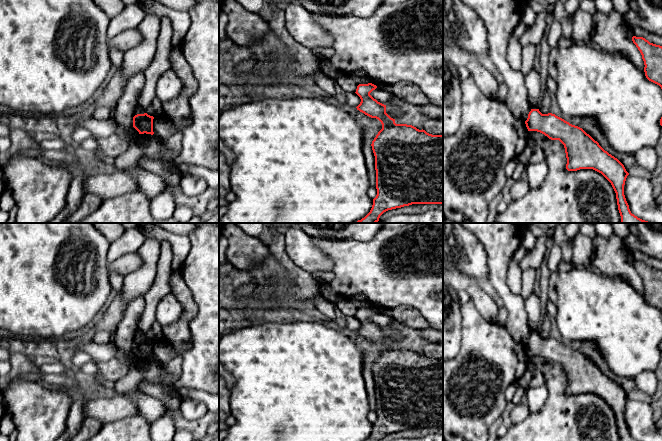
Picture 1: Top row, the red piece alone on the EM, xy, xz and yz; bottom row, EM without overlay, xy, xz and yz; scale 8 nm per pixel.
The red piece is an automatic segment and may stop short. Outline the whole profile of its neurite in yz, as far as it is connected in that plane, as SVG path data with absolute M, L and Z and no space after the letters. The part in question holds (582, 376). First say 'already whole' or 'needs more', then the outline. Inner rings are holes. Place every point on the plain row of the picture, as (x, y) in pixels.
already whole | M531 333L525 348L528 355L540 356L564 369L568 395L593 393L601 397L616 417L620 440L637 441L631 437L624 419L624 409L629 397L617 382L605 375L582 352L555 338L542 338L539 333Z

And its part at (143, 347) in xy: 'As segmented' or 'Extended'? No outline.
As segmented

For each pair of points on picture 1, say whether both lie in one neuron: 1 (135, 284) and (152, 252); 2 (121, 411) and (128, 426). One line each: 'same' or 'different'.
1: same
2: different

